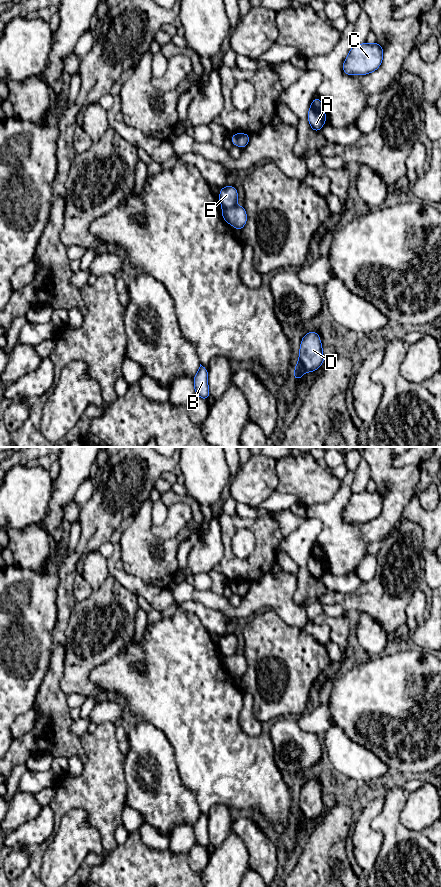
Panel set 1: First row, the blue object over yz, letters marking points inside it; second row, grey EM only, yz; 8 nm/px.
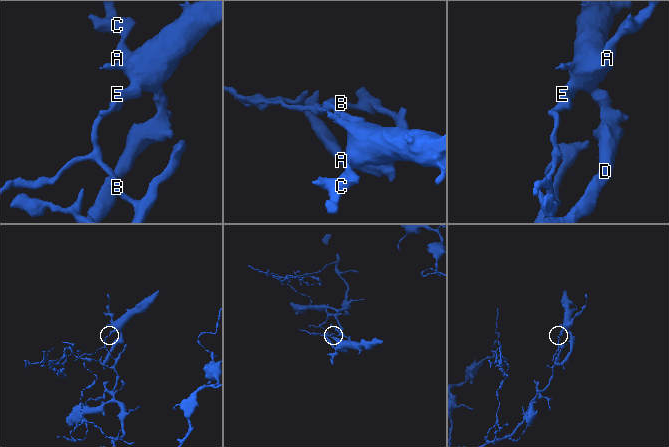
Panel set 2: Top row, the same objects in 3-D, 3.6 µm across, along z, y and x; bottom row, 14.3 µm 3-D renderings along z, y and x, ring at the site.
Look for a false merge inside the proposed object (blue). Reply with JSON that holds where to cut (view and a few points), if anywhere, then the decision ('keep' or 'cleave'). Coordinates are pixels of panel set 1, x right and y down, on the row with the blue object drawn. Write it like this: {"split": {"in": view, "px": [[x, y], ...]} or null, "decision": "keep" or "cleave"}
{"split": {"in": "yz", "px": [[235, 205], [222, 209]]}, "decision": "cleave"}

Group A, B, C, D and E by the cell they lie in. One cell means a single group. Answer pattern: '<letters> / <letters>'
A C D E / B

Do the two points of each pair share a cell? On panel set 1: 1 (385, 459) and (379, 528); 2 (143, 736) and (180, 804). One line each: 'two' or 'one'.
1: one
2: one

